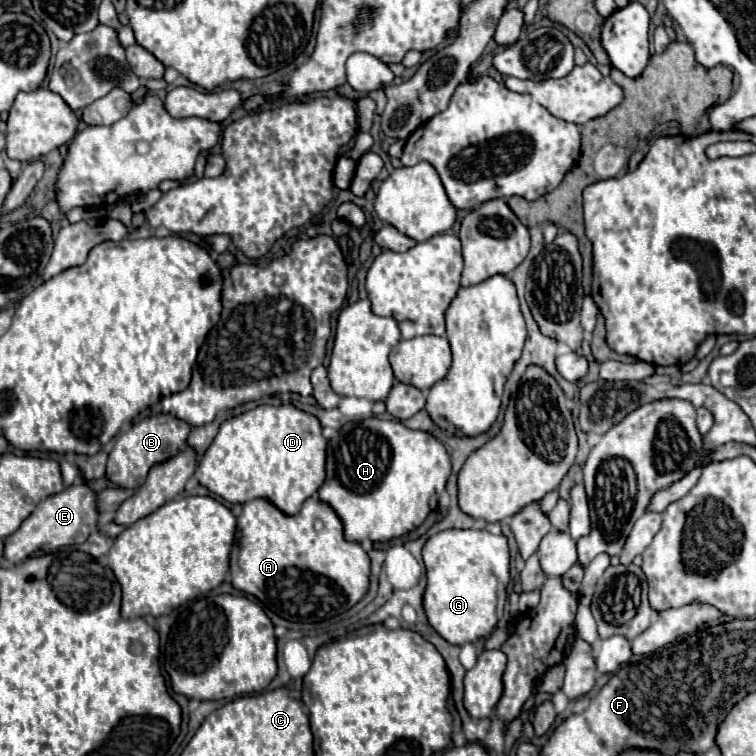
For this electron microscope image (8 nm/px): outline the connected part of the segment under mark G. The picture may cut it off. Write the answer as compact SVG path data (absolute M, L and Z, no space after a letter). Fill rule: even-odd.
M448 529L432 535L422 551L426 565L426 591L424 591L424 611L430 625L442 635L450 645L474 643L480 637L488 637L504 613L506 587L510 581L510 553L506 537L492 535L488 531L472 529Z

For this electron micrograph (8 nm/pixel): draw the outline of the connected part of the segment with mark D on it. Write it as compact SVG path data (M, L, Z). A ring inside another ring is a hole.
M260 405L256 409L250 409L250 411L244 411L242 415L236 415L228 421L222 423L218 435L214 437L212 445L206 449L206 457L202 457L200 465L196 467L196 479L200 481L200 485L204 485L210 493L214 495L220 495L222 499L230 501L230 503L248 503L252 499L266 499L268 503L272 503L276 509L280 509L284 515L296 515L302 507L302 503L310 497L316 495L316 491L322 487L324 483L324 463L326 463L326 439L322 437L322 427L320 427L320 421L314 417L314 415L308 415L292 405L280 405L280 407L274 407L274 405Z

